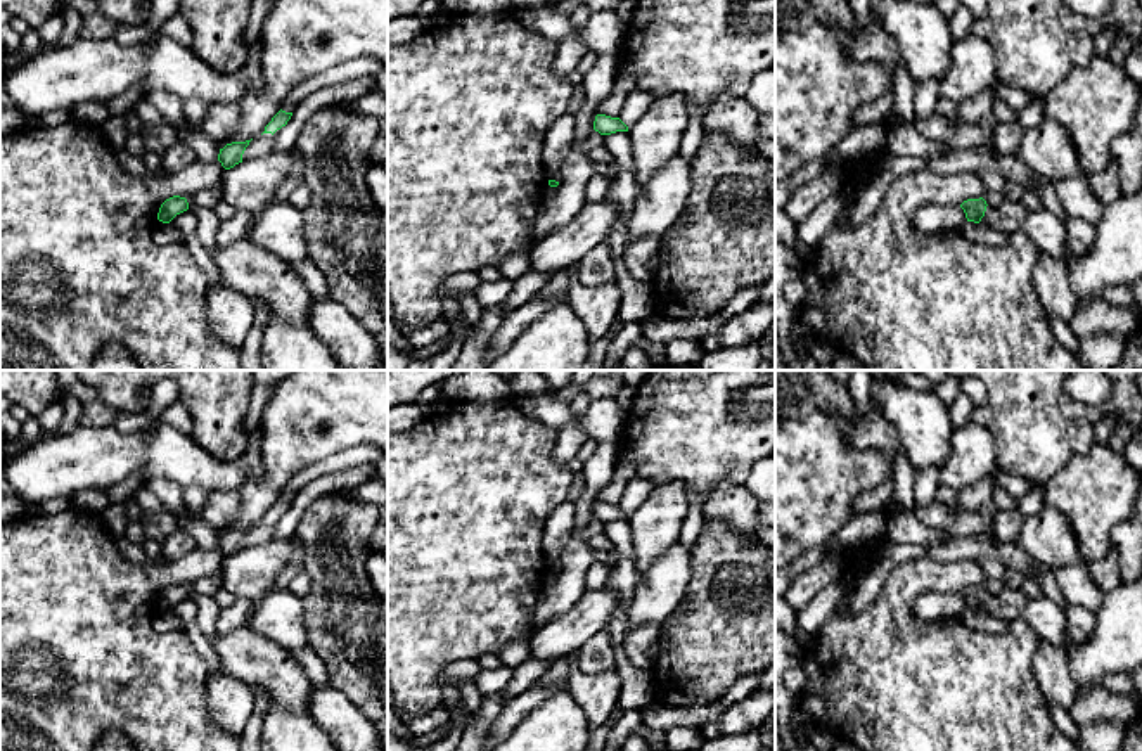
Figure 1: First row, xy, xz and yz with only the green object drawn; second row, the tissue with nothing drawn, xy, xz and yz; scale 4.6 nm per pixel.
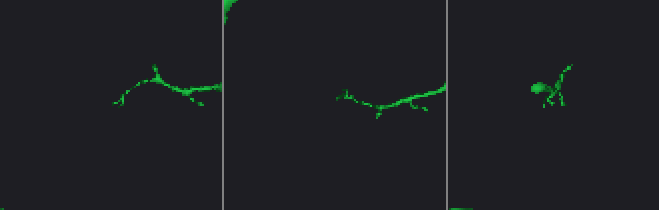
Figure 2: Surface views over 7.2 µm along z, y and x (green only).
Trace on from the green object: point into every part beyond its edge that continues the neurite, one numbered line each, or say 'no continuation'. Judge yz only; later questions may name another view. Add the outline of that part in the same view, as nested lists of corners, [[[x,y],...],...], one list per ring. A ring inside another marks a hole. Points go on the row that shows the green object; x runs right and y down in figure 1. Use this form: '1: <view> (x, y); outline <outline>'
no continuation

